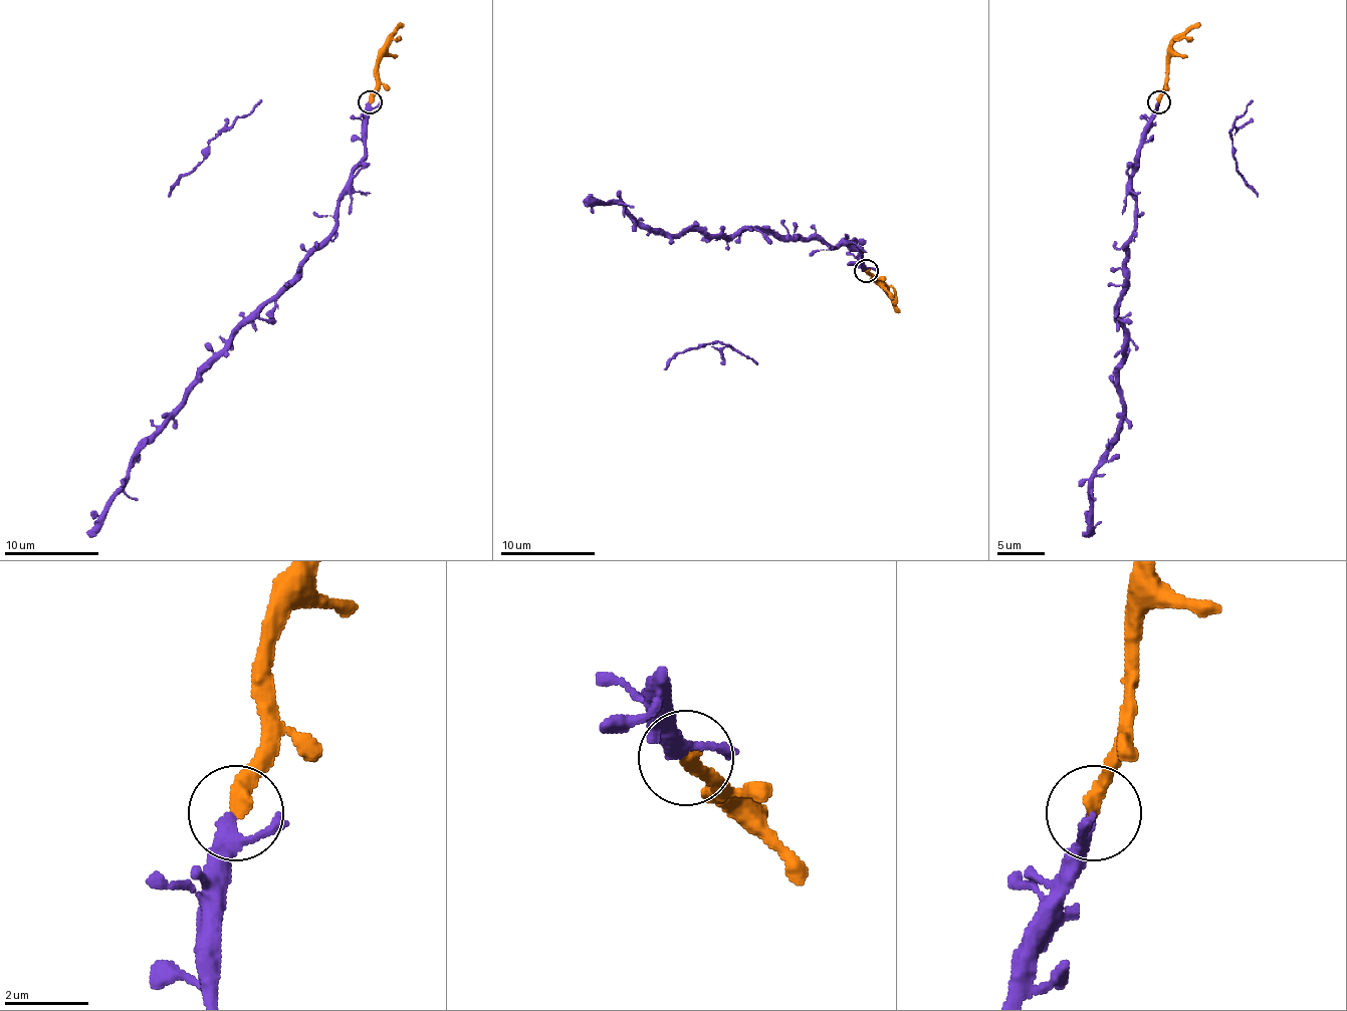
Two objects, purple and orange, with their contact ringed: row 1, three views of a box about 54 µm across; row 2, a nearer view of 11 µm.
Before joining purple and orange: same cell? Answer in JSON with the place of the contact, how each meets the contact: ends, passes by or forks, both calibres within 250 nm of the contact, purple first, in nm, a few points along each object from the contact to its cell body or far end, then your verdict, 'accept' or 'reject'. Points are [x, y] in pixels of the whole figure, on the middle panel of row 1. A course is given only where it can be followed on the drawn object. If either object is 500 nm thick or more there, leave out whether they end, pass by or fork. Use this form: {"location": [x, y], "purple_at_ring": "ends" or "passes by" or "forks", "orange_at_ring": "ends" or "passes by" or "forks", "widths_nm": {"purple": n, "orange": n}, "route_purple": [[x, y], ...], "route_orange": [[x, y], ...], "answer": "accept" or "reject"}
{"location": [866, 271], "purple_at_ring": "passes by", "orange_at_ring": "ends", "widths_nm": {"purple": 260, "orange": 360}, "route_purple": [[866, 270], [861, 251], [849, 244], [835, 247], [759, 230], [660, 235], [622, 204], [596, 204], [587, 197]], "route_orange": [[866, 270], [885, 289], [899, 312]], "answer": "accept"}

